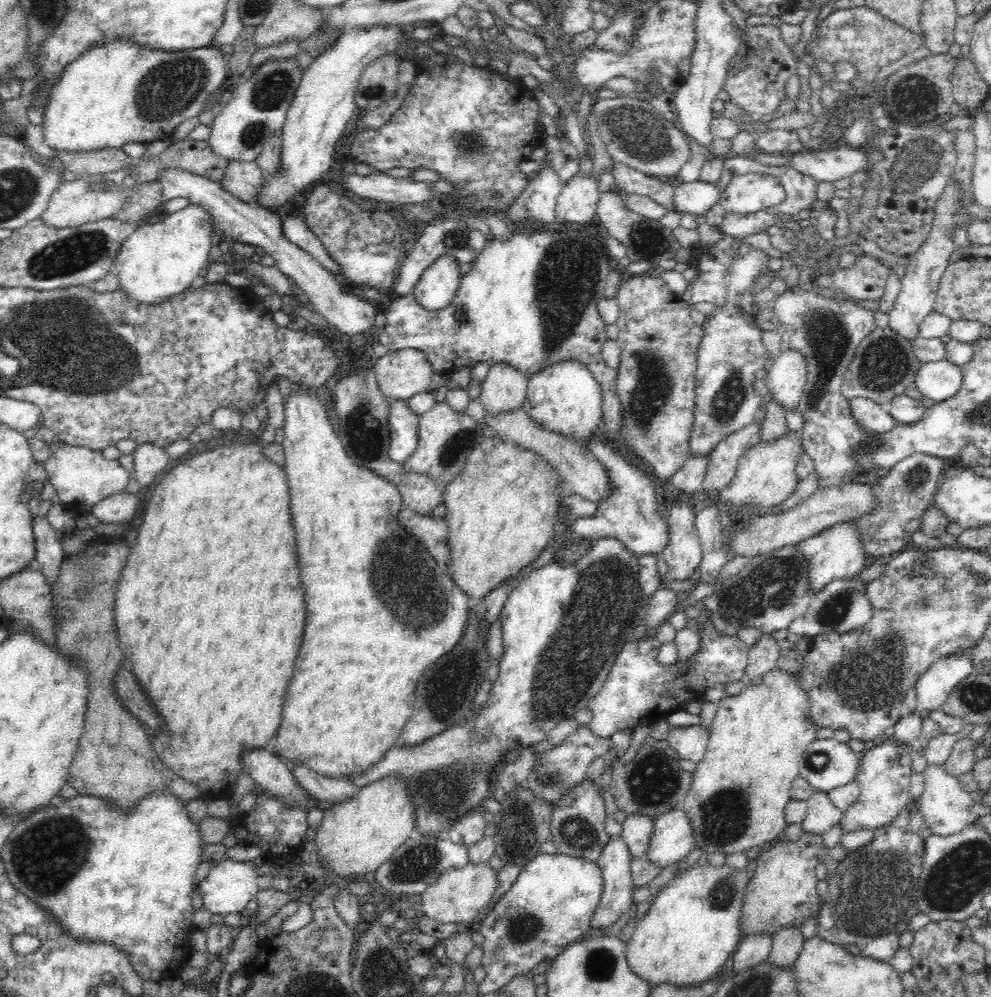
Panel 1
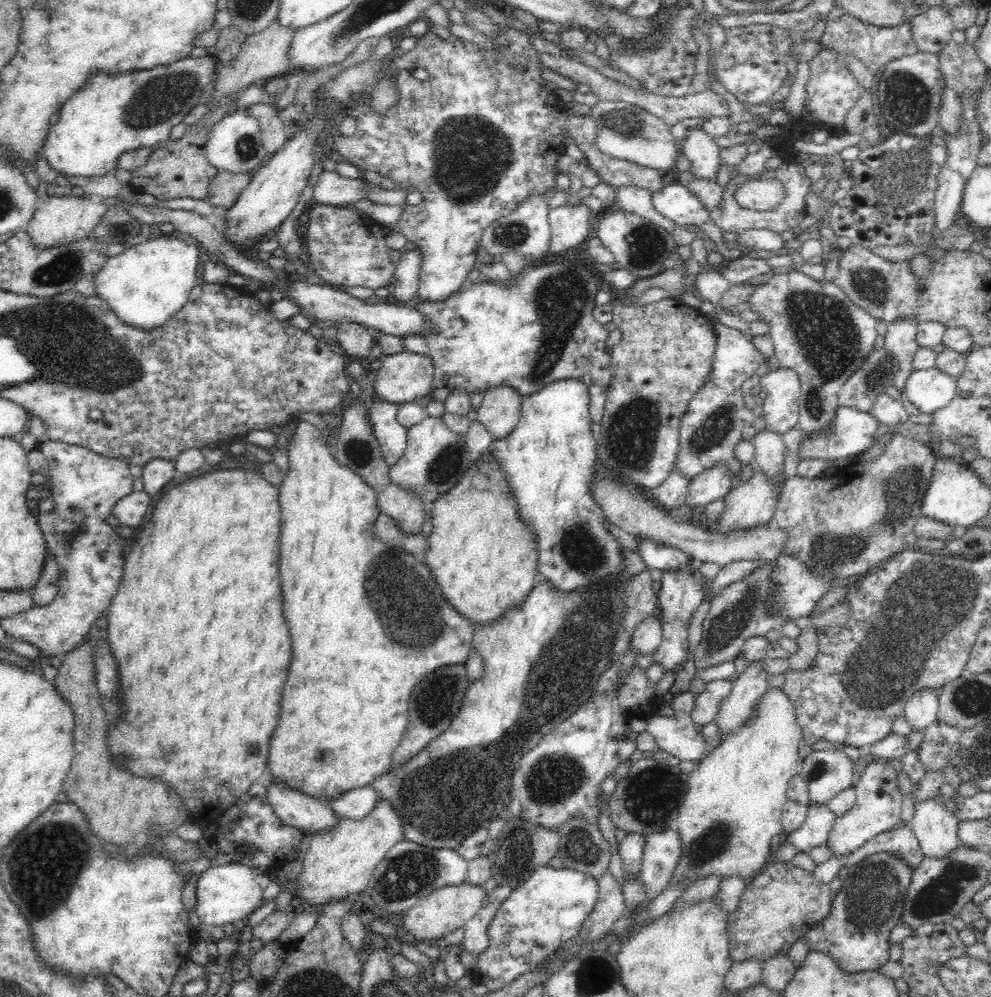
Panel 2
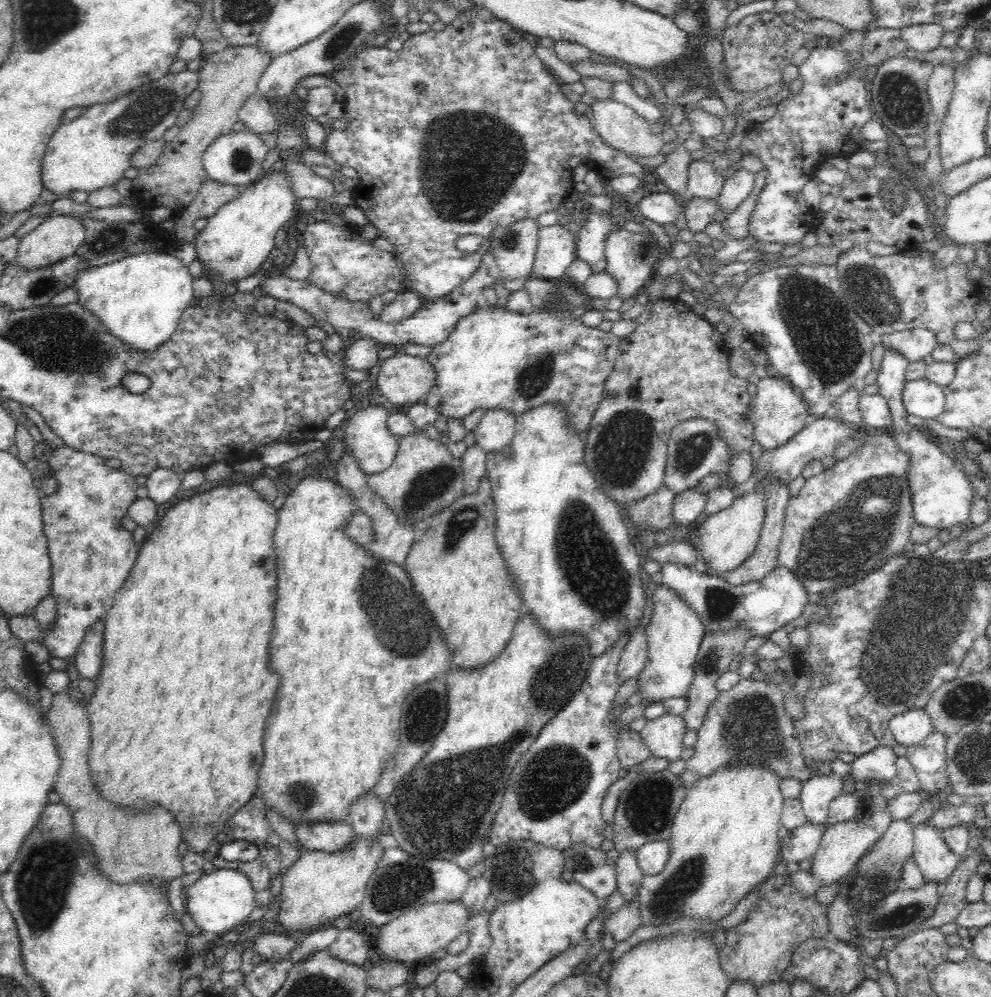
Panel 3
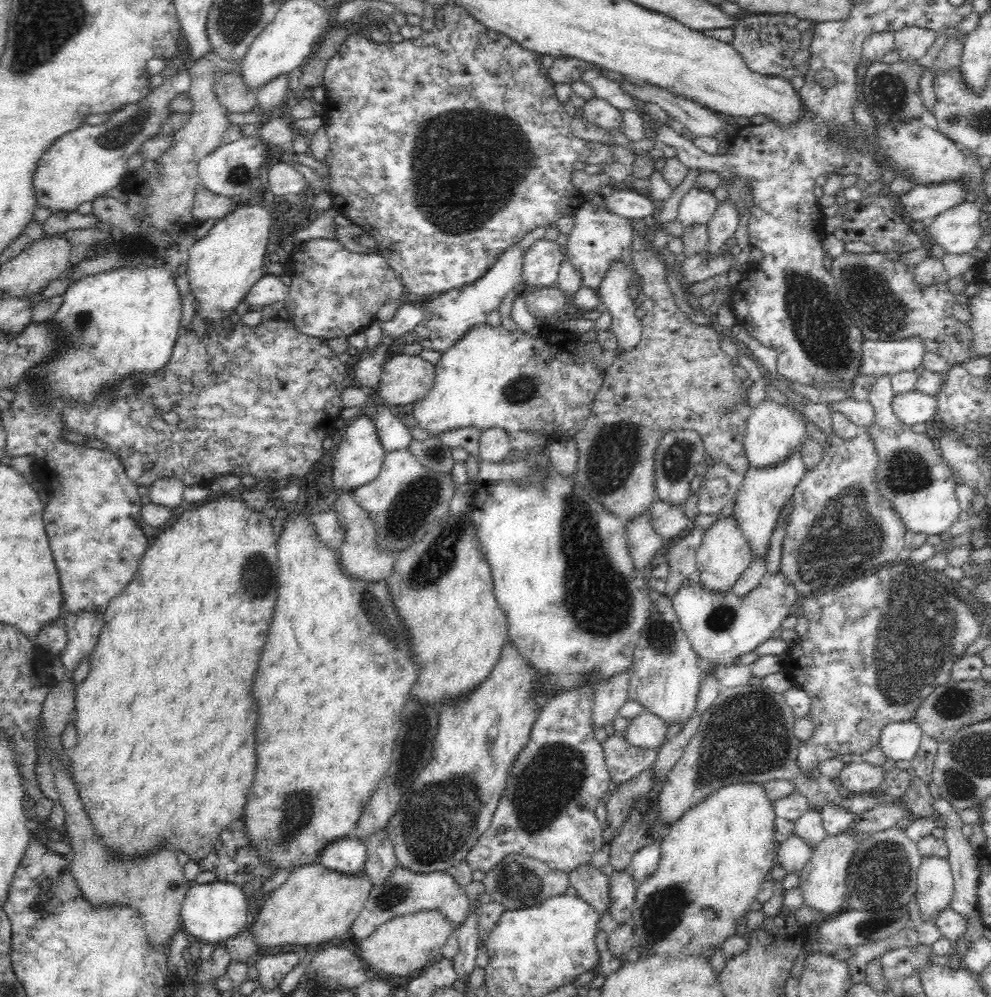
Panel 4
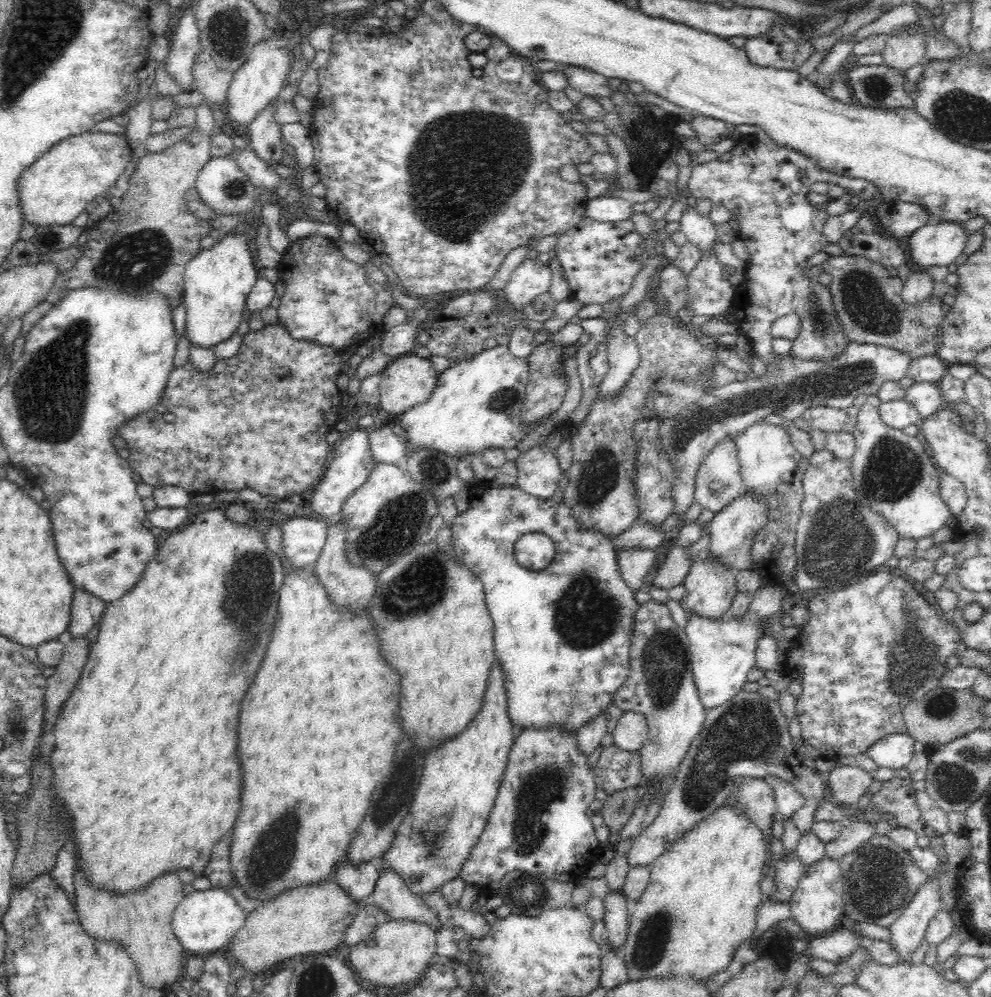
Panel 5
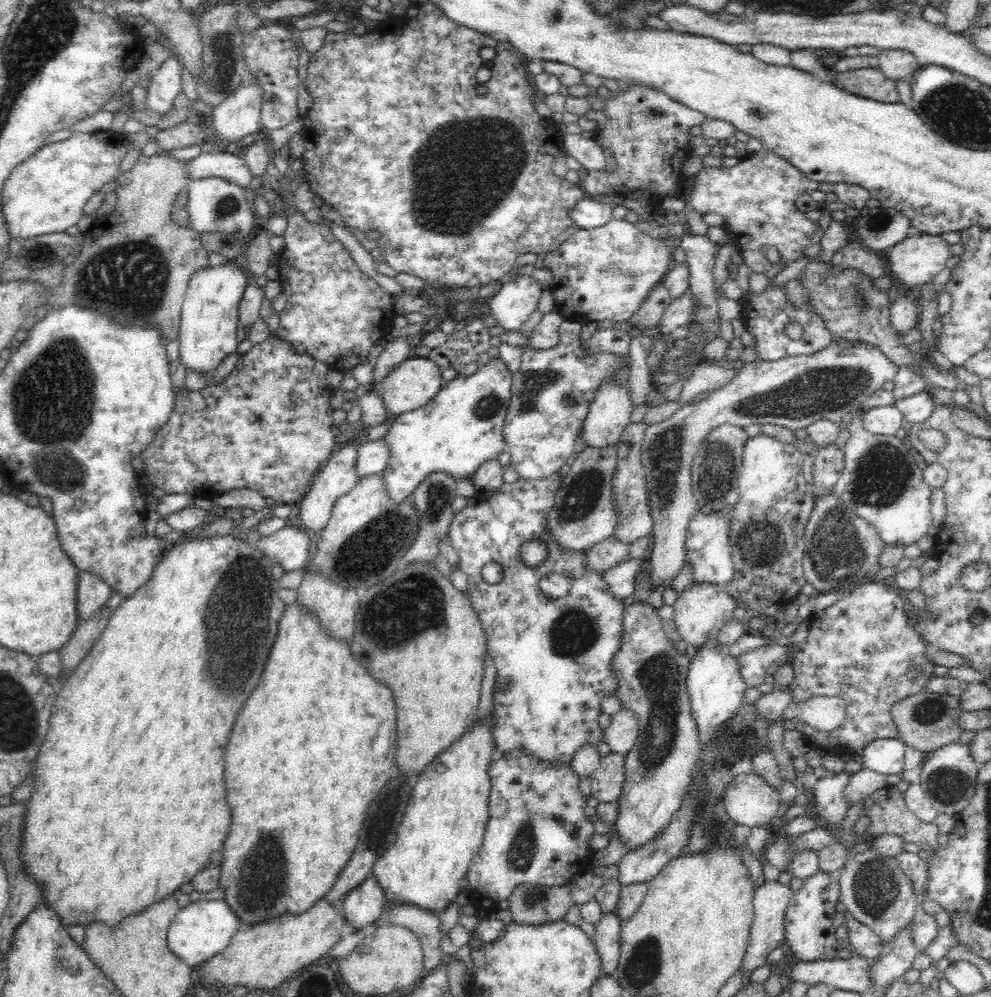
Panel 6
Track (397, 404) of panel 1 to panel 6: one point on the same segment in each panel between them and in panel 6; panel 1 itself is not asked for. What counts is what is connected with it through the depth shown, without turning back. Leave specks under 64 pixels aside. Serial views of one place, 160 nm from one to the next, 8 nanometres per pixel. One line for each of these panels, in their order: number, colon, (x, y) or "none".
2: (391, 434)
3: (367, 436)
4: (358, 455)
5: (352, 464)
6: (338, 476)

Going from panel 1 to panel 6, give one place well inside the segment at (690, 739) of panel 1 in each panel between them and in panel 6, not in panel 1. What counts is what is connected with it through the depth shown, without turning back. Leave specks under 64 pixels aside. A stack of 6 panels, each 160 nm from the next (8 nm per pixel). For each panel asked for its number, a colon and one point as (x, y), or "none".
2: (677, 735)
3: (664, 735)
4: (647, 730)
5: (631, 733)
6: (622, 734)

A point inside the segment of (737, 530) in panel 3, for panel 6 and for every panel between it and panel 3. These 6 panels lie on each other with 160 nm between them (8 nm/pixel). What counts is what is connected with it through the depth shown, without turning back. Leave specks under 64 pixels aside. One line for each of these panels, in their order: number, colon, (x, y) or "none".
4: (724, 553)
5: (710, 585)
6: (701, 610)

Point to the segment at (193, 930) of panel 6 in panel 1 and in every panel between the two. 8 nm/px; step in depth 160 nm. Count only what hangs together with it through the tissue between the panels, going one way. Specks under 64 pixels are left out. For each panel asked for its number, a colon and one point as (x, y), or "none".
1: (230, 885)
2: (229, 892)
3: (223, 898)
4: (213, 912)
5: (204, 921)

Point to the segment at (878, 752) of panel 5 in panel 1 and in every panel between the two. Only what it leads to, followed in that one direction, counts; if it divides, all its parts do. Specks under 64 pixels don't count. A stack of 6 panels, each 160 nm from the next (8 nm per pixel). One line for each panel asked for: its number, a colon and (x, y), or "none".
1: (933, 687)
2: (921, 710)
3: (910, 727)
4: (900, 740)

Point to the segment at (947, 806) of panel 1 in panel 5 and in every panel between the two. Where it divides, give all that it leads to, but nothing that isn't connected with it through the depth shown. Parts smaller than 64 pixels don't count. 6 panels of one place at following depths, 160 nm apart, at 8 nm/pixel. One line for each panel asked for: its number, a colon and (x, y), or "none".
2: (936, 827)
3: (936, 861)
4: (935, 887)
5: (907, 931)

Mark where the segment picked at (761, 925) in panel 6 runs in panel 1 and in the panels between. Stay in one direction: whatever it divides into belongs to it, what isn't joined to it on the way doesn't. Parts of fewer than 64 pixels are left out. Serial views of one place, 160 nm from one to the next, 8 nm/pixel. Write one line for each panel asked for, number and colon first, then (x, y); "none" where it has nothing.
1: (821, 814)
2: (819, 820)
3: (800, 843)
4: (793, 853)
5: (789, 869)

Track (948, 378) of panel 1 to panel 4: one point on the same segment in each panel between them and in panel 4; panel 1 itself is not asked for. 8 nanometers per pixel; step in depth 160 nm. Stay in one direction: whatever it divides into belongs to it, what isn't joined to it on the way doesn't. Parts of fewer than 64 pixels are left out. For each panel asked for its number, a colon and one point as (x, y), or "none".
2: (930, 389)
3: (923, 398)
4: (913, 407)

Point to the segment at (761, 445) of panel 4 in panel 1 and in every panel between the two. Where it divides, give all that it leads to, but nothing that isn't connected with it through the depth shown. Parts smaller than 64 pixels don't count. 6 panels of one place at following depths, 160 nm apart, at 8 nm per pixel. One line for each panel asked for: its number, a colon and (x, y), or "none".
1: (786, 378)
2: (780, 389)
3: (779, 412)

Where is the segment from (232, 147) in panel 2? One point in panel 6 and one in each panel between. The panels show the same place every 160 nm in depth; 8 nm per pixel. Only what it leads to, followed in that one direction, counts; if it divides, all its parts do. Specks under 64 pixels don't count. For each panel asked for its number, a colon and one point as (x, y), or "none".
3: (236, 157)
4: (229, 170)
5: (221, 183)
6: (215, 204)

